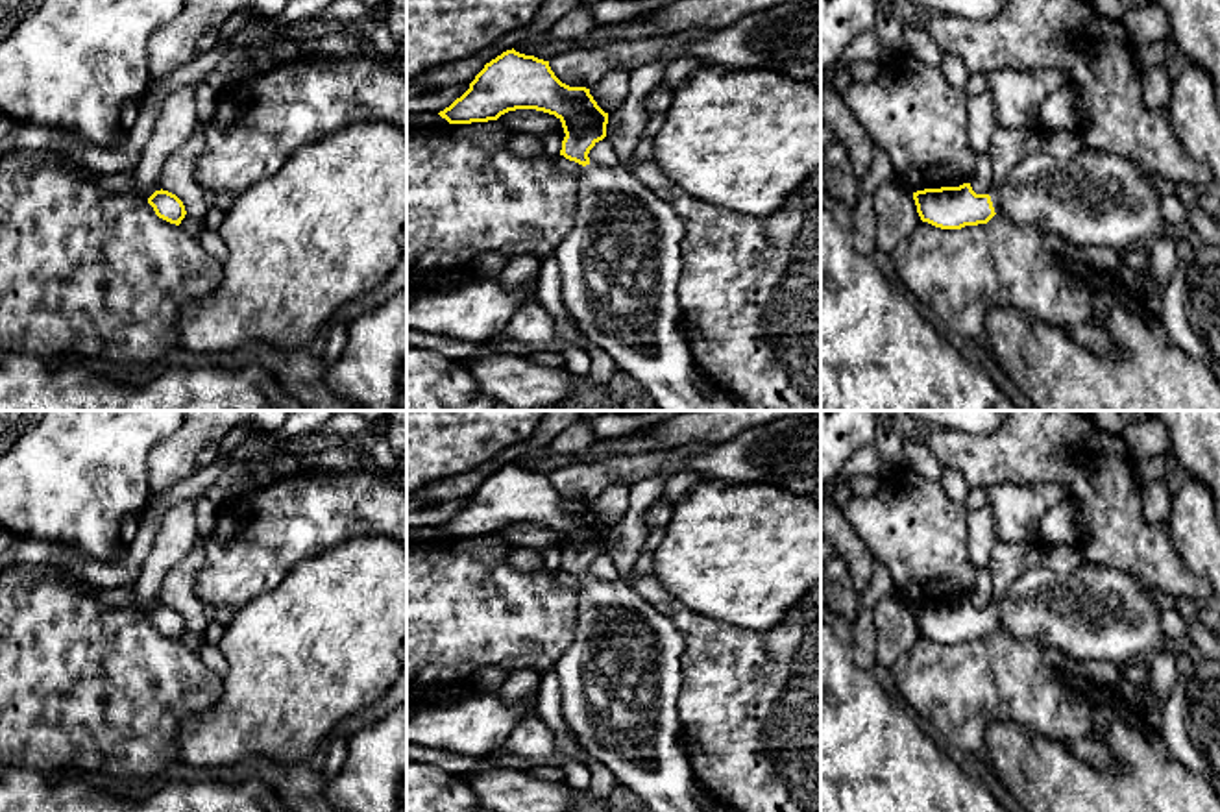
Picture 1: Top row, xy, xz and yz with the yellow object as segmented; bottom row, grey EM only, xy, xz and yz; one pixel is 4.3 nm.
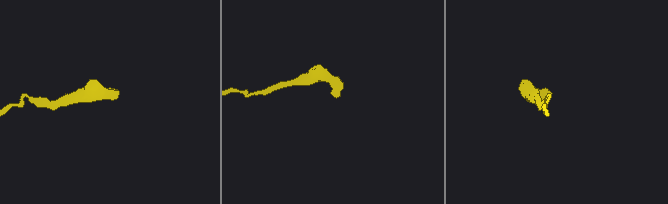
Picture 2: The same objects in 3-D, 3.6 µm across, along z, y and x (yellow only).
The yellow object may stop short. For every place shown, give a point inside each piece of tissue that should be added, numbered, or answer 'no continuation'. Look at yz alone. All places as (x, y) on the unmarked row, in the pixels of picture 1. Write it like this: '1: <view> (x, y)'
1: yz (1097, 613)

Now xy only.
no continuation

